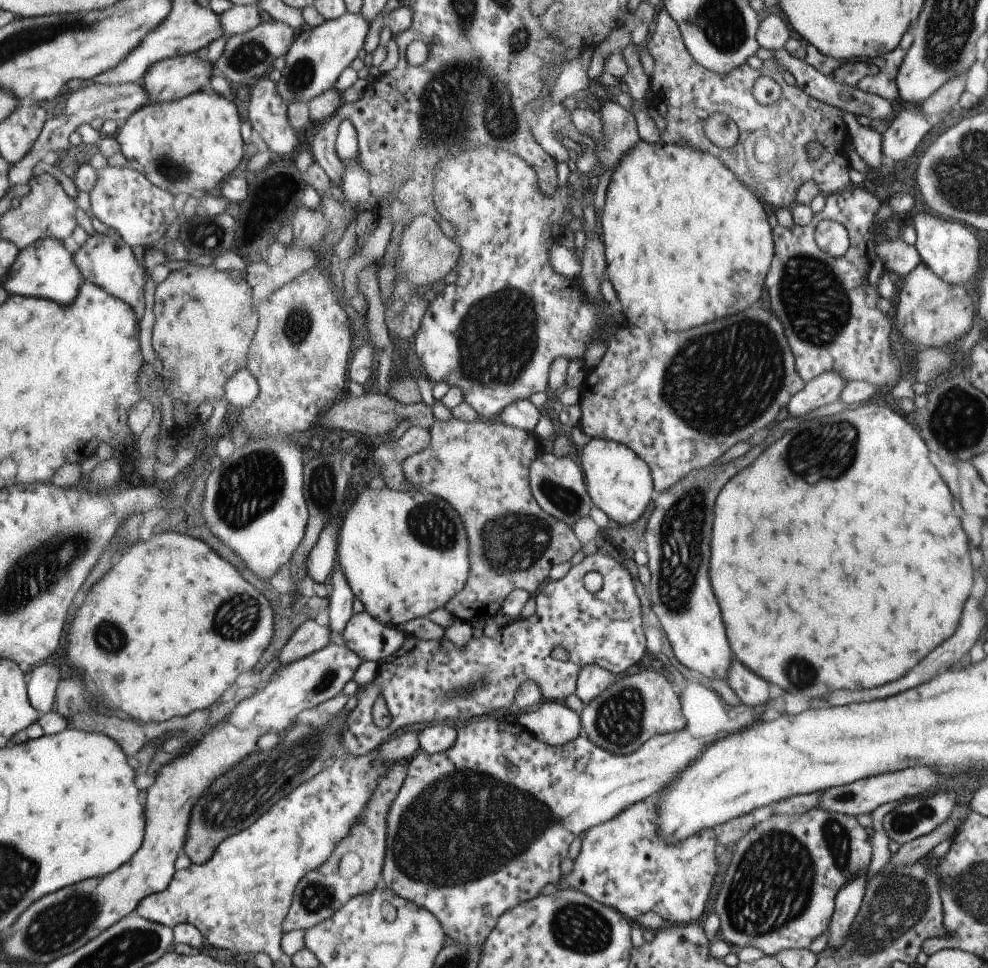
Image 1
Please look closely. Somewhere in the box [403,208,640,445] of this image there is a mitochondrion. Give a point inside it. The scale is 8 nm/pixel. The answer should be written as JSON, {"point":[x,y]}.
{"point":[496,339]}

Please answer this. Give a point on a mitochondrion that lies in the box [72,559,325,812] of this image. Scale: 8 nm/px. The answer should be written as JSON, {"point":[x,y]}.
{"point":[231,619]}

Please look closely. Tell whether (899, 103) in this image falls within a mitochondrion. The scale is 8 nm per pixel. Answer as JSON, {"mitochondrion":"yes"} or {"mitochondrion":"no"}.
{"mitochondrion":"no"}

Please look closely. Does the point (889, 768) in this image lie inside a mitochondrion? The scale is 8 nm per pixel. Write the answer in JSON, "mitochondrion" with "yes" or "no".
{"mitochondrion":"no"}

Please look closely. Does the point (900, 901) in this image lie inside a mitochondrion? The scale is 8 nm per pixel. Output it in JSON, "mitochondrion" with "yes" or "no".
{"mitochondrion":"yes"}

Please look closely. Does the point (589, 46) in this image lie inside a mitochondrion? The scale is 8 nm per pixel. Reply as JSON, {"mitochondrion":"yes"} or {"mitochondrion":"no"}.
{"mitochondrion":"no"}

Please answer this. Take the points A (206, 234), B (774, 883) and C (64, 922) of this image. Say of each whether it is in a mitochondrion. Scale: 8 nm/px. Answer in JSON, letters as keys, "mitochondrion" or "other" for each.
{"A":"mitochondrion","B":"mitochondrion","C":"mitochondrion"}

